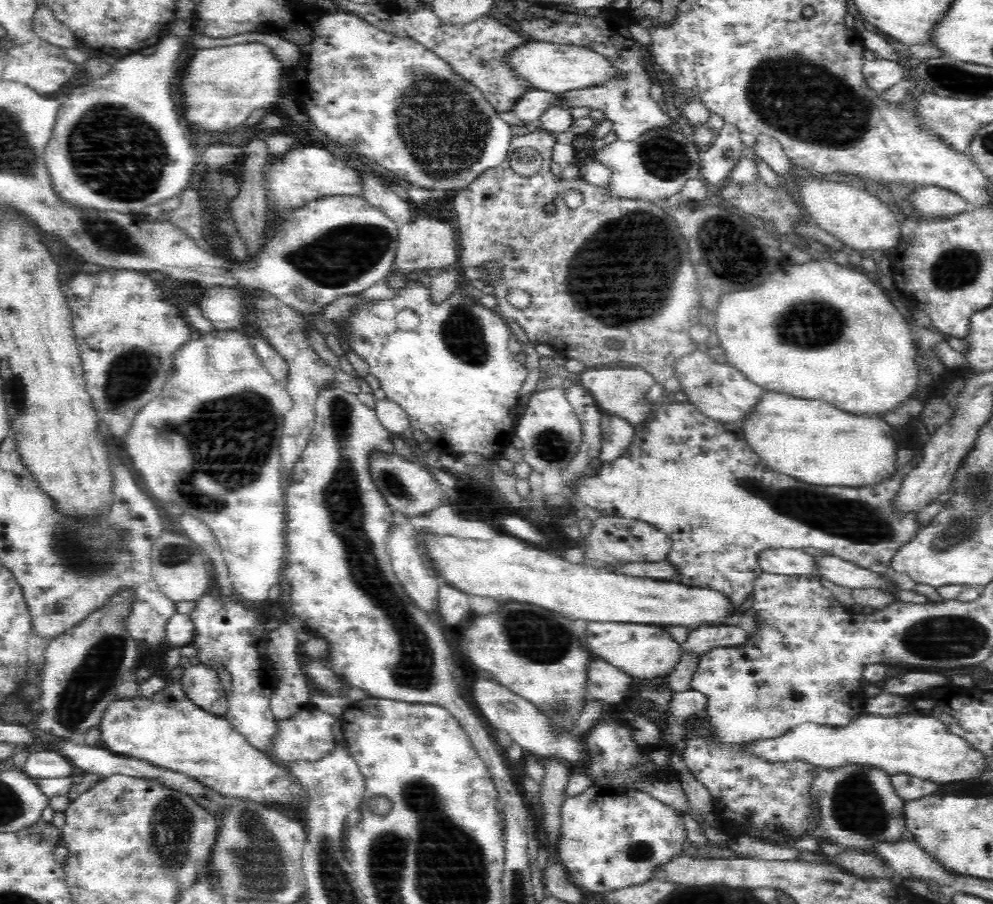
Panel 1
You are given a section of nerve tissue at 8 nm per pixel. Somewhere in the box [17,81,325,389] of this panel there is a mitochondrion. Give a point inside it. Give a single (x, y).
(128, 155)

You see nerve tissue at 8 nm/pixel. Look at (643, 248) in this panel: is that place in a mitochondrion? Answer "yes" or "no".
yes

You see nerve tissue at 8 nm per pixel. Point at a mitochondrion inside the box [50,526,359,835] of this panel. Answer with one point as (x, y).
(95, 674)

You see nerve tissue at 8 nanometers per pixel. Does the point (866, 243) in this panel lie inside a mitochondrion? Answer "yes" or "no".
no

